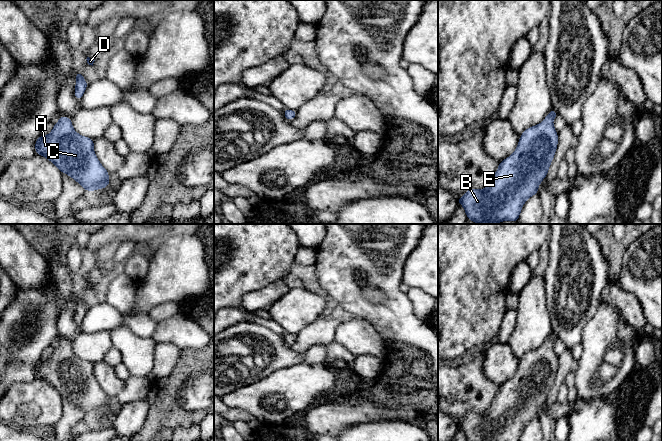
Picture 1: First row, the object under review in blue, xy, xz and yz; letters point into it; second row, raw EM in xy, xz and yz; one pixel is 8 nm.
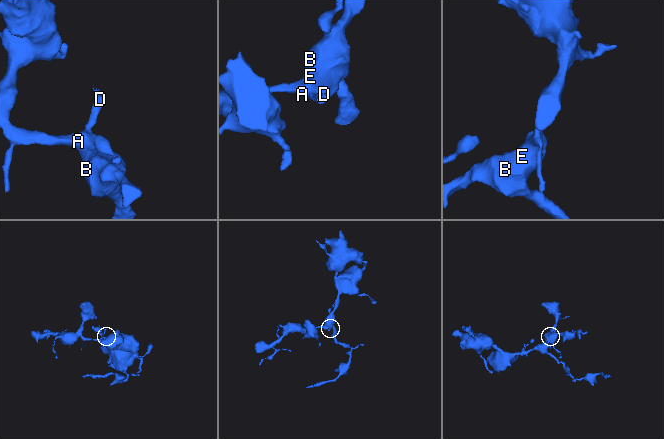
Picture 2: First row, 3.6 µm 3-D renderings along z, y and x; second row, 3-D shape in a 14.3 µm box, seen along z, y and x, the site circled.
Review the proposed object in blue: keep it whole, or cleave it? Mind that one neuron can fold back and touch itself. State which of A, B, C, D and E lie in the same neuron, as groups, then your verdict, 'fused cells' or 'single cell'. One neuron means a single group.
A B C D E | single cell

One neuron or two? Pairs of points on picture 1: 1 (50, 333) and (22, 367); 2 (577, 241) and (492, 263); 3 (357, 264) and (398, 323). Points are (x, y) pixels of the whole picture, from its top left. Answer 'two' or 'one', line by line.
1: one
2: two
3: one

